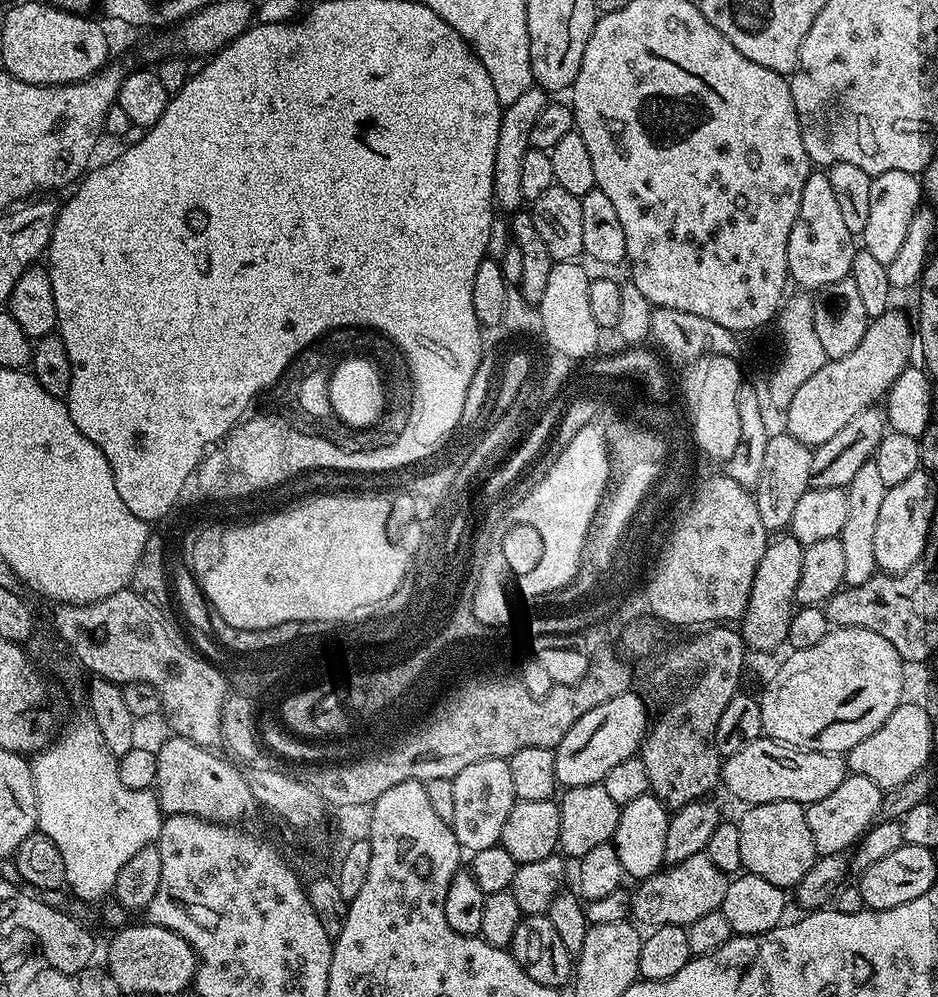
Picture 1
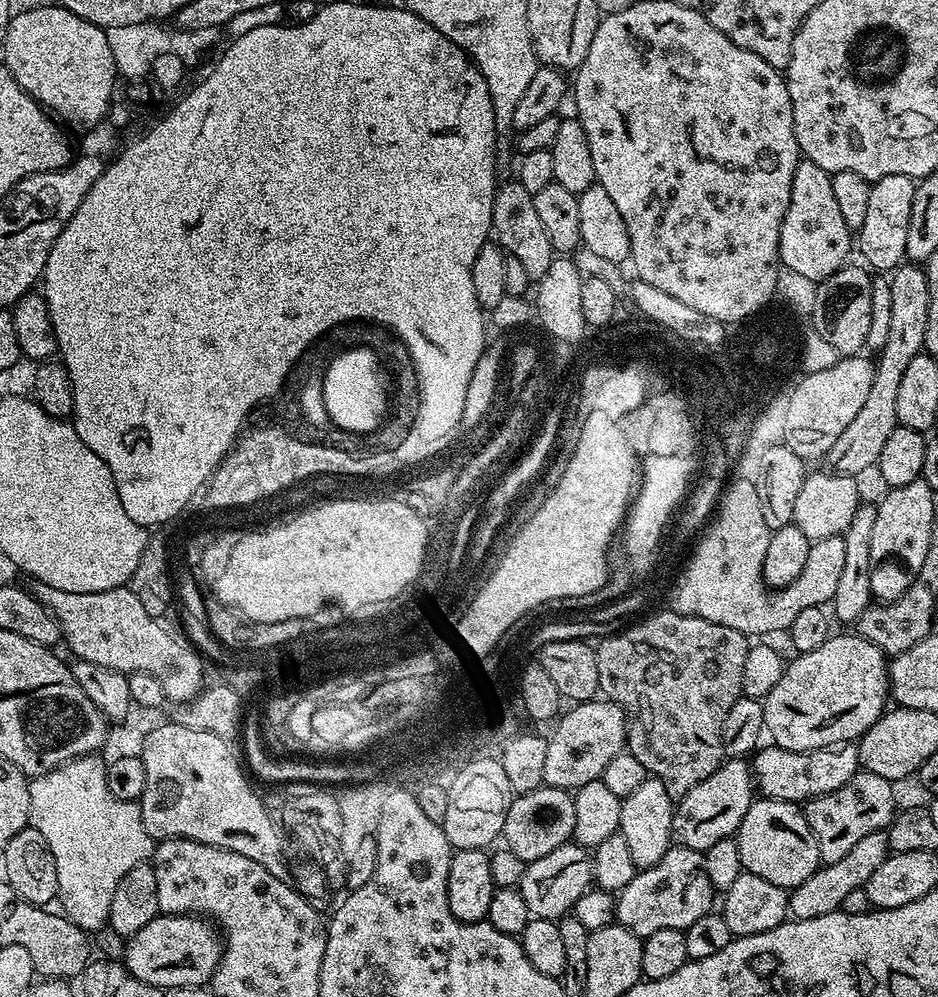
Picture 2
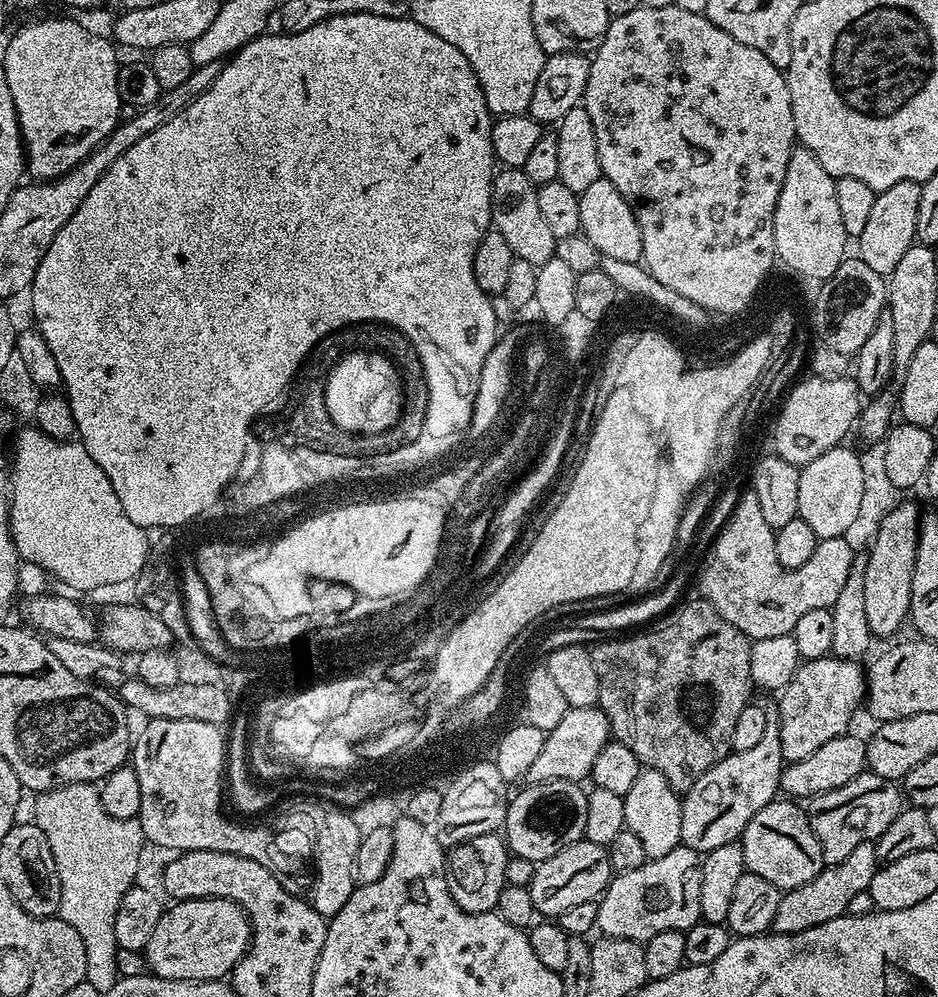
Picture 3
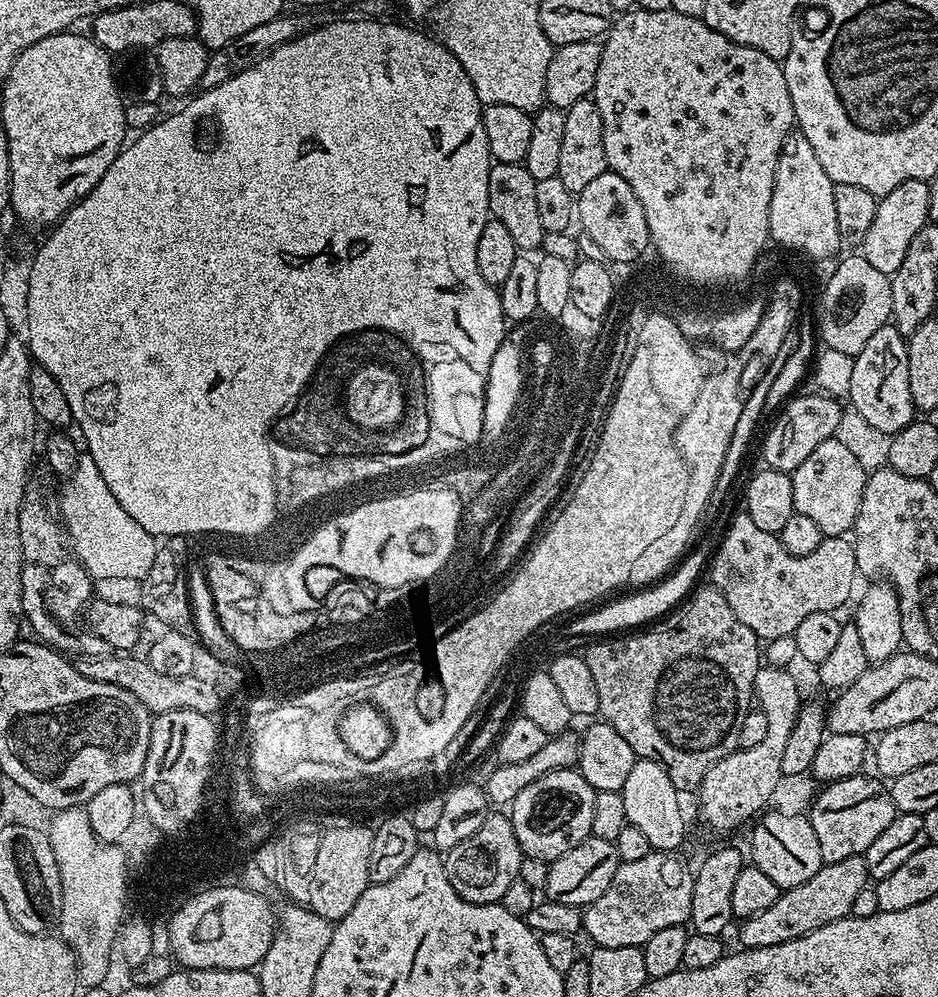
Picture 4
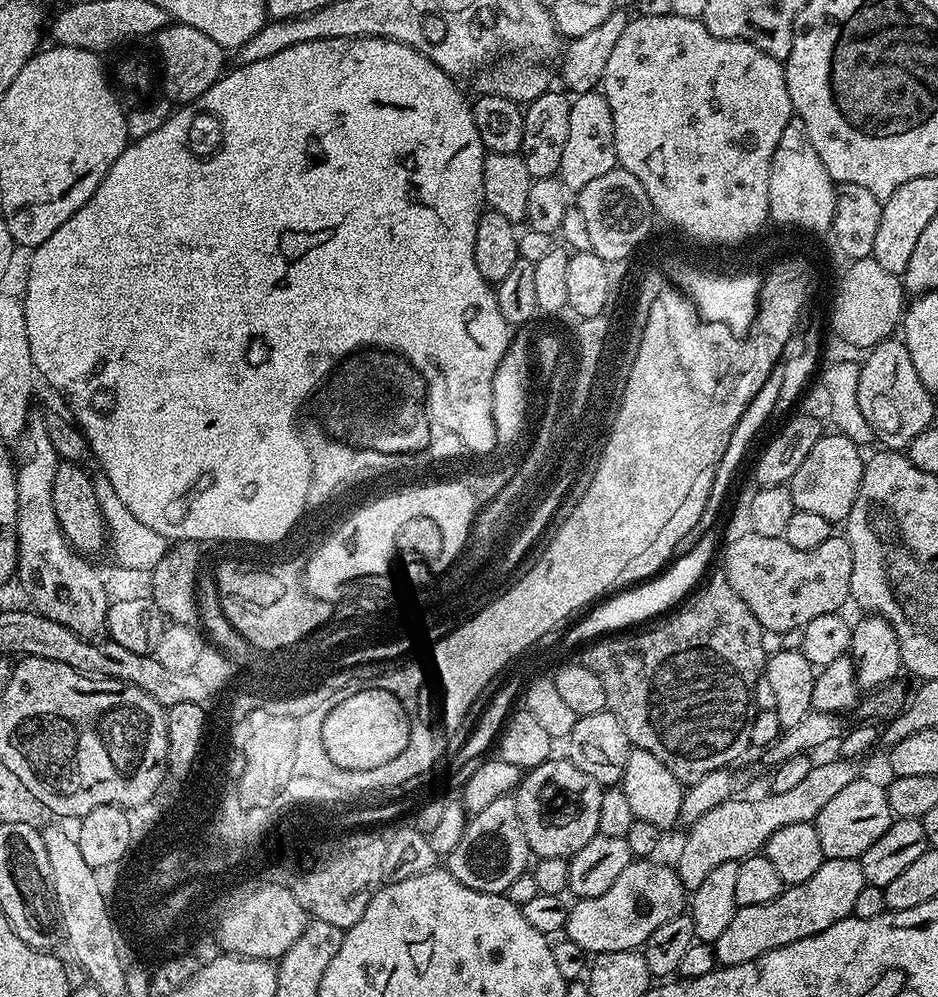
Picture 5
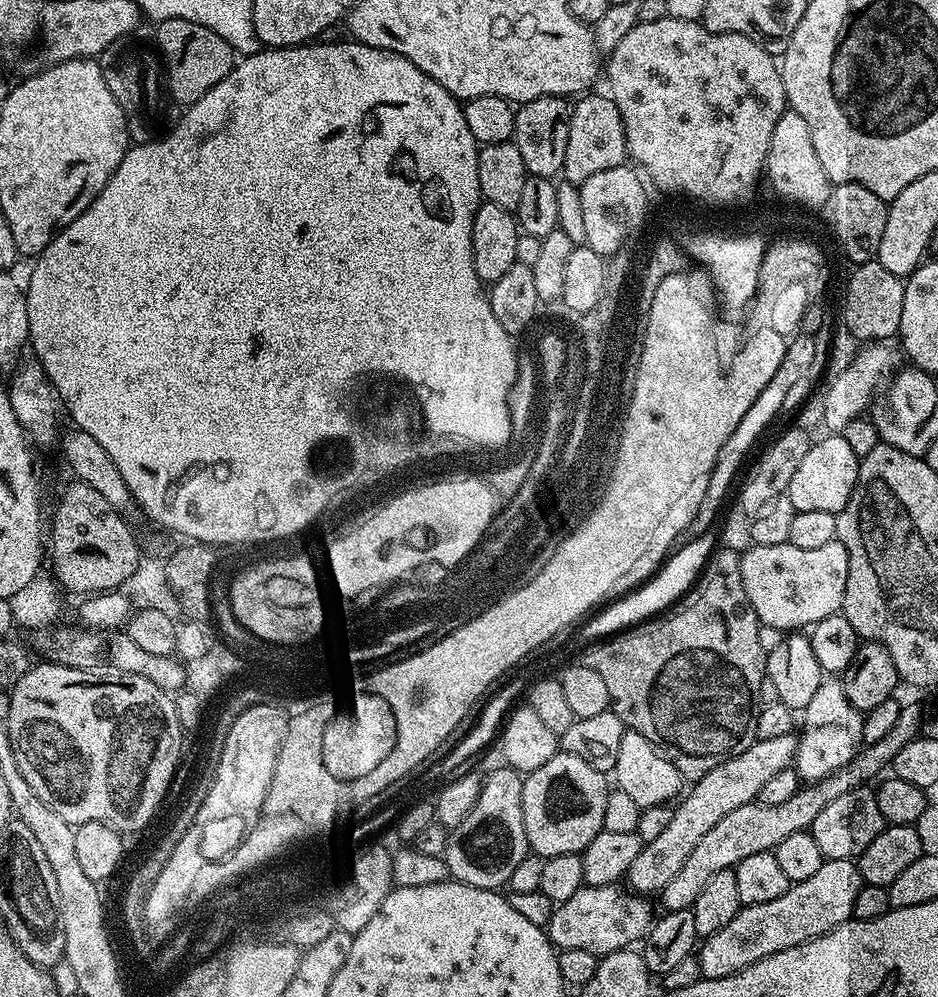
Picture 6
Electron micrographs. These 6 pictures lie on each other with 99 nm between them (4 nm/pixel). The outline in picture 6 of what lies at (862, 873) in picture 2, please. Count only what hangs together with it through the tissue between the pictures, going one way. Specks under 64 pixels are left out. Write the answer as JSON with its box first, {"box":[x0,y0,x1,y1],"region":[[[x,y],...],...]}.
{"box":[699,860,862,979],"region":[[[825,860],[810,878],[795,881],[782,898],[765,904],[743,905],[722,930],[699,945],[703,979],[726,978],[770,954],[778,954],[778,950],[790,950],[790,946],[810,942],[845,924],[852,919],[854,898],[858,898],[860,887],[862,881],[856,860]]]}

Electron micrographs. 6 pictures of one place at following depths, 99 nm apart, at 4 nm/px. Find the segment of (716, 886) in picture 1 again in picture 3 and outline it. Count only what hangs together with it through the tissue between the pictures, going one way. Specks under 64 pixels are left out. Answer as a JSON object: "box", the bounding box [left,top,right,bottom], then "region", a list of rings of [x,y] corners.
{"box":[596,846,702,941],"region":[[[683,846],[670,850],[670,854],[662,854],[662,858],[646,861],[638,870],[626,870],[613,875],[612,881],[604,890],[604,895],[598,901],[598,918],[596,928],[604,936],[626,938],[627,940],[646,941],[654,938],[654,934],[662,934],[662,930],[684,932],[699,924],[700,903],[698,898],[702,895],[702,863],[701,853],[692,848]]]}

